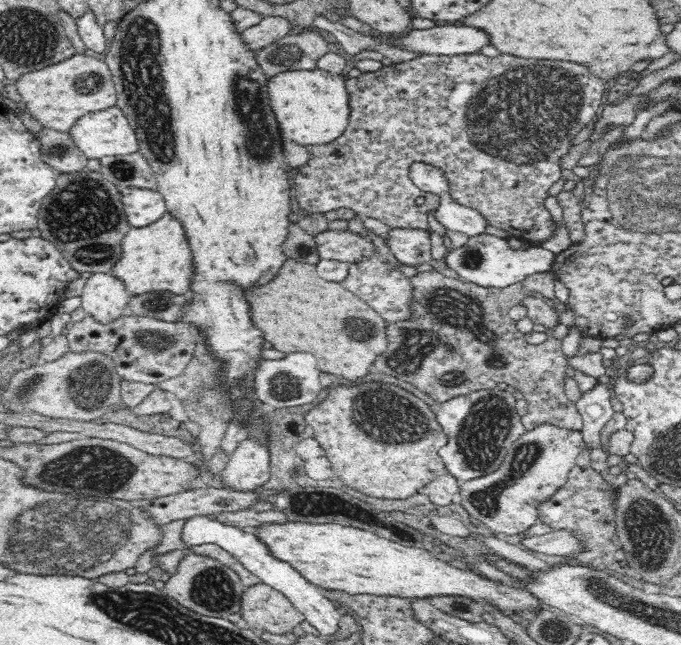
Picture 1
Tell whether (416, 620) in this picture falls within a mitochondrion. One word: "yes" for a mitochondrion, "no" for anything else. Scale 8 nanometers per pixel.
no

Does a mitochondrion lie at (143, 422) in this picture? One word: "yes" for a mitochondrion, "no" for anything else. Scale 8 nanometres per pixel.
no

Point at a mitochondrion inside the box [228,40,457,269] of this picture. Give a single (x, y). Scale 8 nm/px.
(286, 55)

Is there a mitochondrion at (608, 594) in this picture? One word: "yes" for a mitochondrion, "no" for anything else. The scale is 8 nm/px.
yes

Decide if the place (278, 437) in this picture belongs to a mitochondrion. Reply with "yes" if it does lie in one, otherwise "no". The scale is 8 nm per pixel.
no

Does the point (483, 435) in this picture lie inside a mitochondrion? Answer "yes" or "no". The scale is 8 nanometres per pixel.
yes

